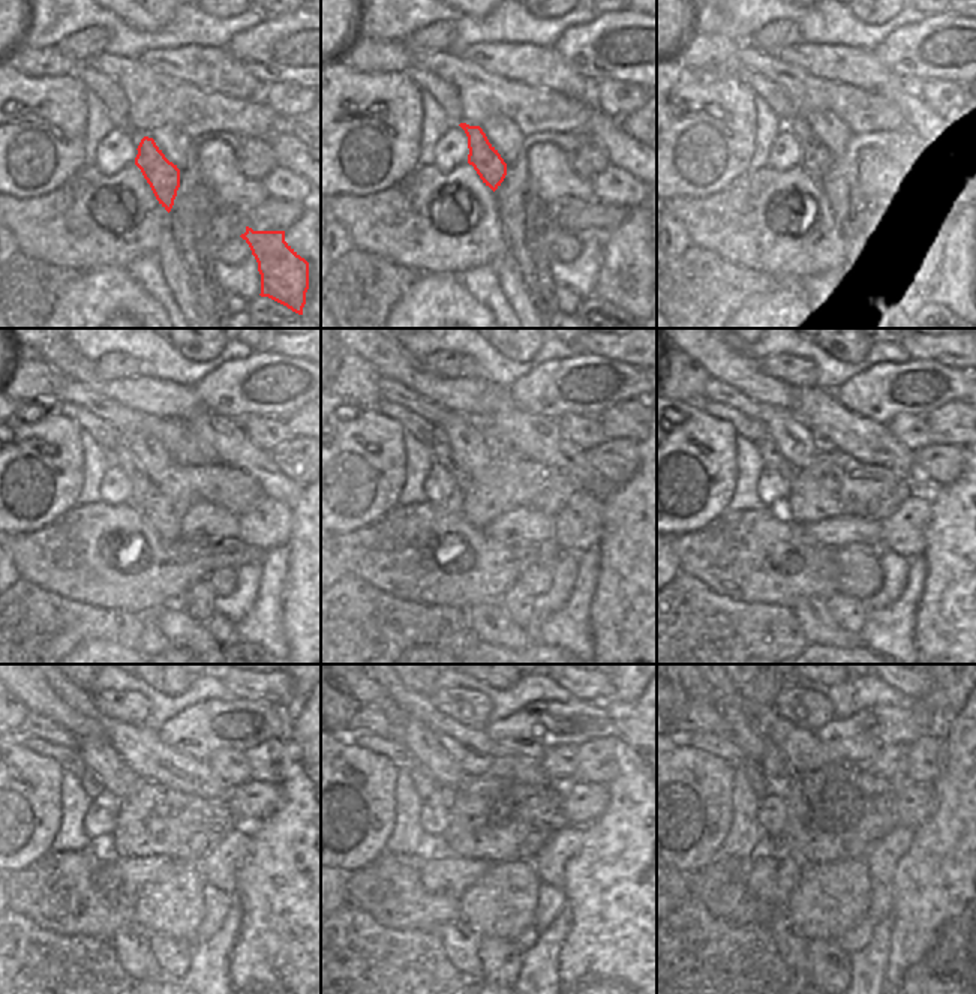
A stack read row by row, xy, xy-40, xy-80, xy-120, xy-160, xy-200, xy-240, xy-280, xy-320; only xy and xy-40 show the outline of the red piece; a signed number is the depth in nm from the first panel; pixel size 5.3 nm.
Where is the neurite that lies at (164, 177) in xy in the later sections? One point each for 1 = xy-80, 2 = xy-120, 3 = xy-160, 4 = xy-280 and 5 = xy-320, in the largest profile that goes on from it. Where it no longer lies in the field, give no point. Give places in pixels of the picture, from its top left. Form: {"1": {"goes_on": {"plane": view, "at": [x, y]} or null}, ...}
{"1": {"goes_on": {"plane": "xy-80", "at": [816, 158]}}, "2": {"goes_on": {"plane": "xy-120", "at": [143, 488]}}, "3": {"goes_on": {"plane": "xy-160", "at": [441, 455]}}, "4": {"goes_on": {"plane": "xy-280", "at": [425, 784]}}, "5": {"goes_on": {"plane": "xy-320", "at": [757, 780]}}}

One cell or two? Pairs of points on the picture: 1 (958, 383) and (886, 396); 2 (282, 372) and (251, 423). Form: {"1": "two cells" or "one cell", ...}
{"1": "one cell", "2": "two cells"}

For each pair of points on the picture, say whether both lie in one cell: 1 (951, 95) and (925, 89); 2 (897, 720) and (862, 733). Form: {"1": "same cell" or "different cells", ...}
{"1": "same cell", "2": "same cell"}

